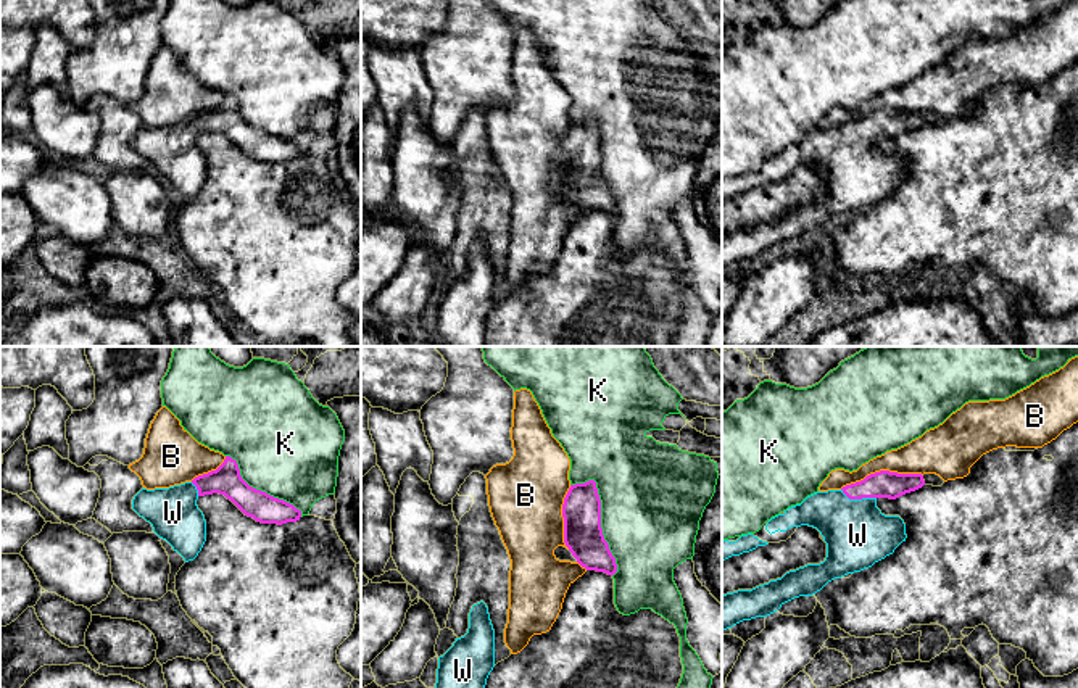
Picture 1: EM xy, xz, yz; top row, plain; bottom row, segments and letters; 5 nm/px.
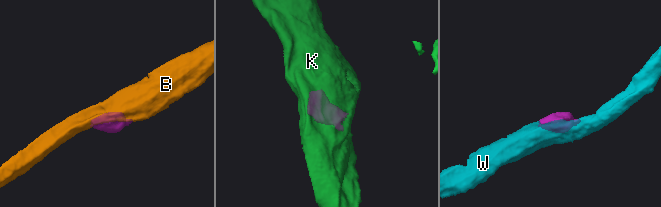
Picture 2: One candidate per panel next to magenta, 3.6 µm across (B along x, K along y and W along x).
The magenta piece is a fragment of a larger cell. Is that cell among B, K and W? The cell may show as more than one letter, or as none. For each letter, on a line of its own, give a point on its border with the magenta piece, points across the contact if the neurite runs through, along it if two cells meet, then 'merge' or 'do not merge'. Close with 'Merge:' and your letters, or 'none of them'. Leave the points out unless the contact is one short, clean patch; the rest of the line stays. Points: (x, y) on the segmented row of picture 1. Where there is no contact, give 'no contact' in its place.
B: yz (880, 471) | do not merge
K: xz (600, 518) | do not merge
W: yz (858, 498) | across yz (883, 484), (874, 485), (858, 498), (858, 535) | merge
Merge: W

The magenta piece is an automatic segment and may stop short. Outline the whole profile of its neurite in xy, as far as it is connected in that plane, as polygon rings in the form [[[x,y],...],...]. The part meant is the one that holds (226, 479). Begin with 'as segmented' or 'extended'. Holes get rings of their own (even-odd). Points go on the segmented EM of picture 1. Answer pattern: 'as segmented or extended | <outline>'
extended | [[[226,456],[216,470],[192,482],[169,488],[142,488],[132,499],[132,509],[189,562],[198,556],[206,541],[206,520],[197,499],[213,493],[224,495],[245,516],[261,524],[282,525],[301,517],[301,511],[293,504],[250,487],[230,456]]]

